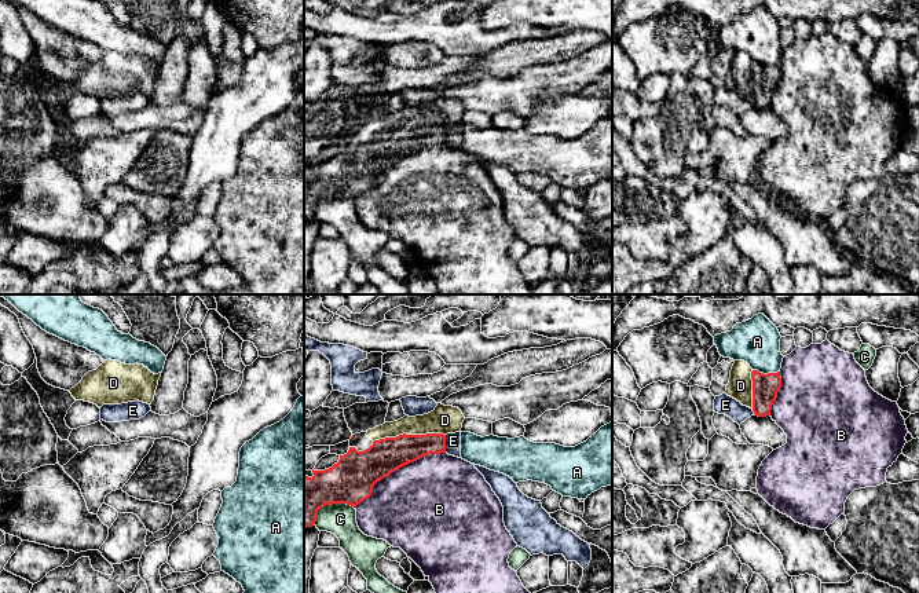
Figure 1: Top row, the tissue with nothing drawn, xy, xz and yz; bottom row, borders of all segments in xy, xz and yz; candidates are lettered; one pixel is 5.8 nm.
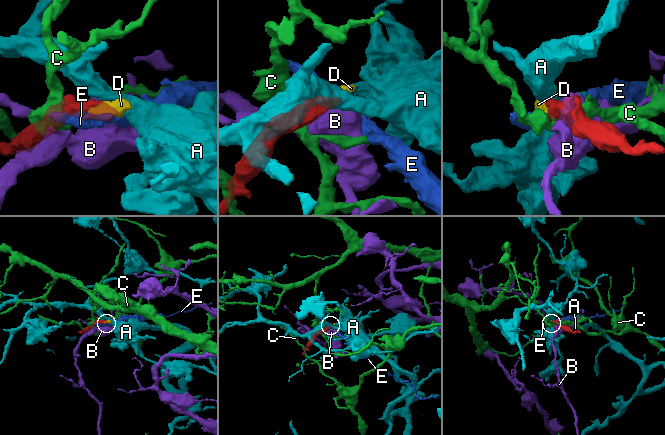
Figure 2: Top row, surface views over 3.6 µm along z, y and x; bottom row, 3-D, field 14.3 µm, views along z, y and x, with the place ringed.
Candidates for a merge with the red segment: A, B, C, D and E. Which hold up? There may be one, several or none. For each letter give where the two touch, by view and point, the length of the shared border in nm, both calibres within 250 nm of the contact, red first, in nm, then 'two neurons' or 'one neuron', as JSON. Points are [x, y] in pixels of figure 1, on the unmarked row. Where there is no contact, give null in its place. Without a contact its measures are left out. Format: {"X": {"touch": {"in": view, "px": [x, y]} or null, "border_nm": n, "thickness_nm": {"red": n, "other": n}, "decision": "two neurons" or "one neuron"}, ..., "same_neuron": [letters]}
{"A": {"touch": {"in": "yz", "px": [768, 65]}, "border_nm": 160, "thickness_nm": {"red": 160, "other": 280}, "decision": "two neurons"}, "B": {"touch": {"in": "xz", "px": [396, 161]}, "border_nm": 650, "thickness_nm": {"red": 260, "other": 500}, "decision": "two neurons"}, "C": {"touch": {"in": "xz", "px": [329, 196]}, "border_nm": 260, "thickness_nm": {"red": 260, "other": 190}, "decision": "two neurons"}, "D": {"touch": {"in": "xz", "px": [409, 127]}, "border_nm": 420, "thickness_nm": {"red": 200, "other": 160}, "decision": "one neuron"}, "E": {"touch": {"in": "xz", "px": [445, 135]}, "border_nm": 100, "thickness_nm": {"red": 170, "other": 100}, "decision": "two neurons"}, "same_neuron": ["D"]}

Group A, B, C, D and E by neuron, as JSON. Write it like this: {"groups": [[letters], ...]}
{"groups": [["A"], ["B"], ["C"], ["D"], ["E"]]}

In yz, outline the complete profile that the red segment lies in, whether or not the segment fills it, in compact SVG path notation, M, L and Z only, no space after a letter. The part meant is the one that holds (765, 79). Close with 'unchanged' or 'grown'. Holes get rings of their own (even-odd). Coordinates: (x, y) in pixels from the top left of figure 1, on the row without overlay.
M740 51L732 58L725 85L750 99L755 107L766 109L770 107L780 80L780 63L764 66Z | grown

